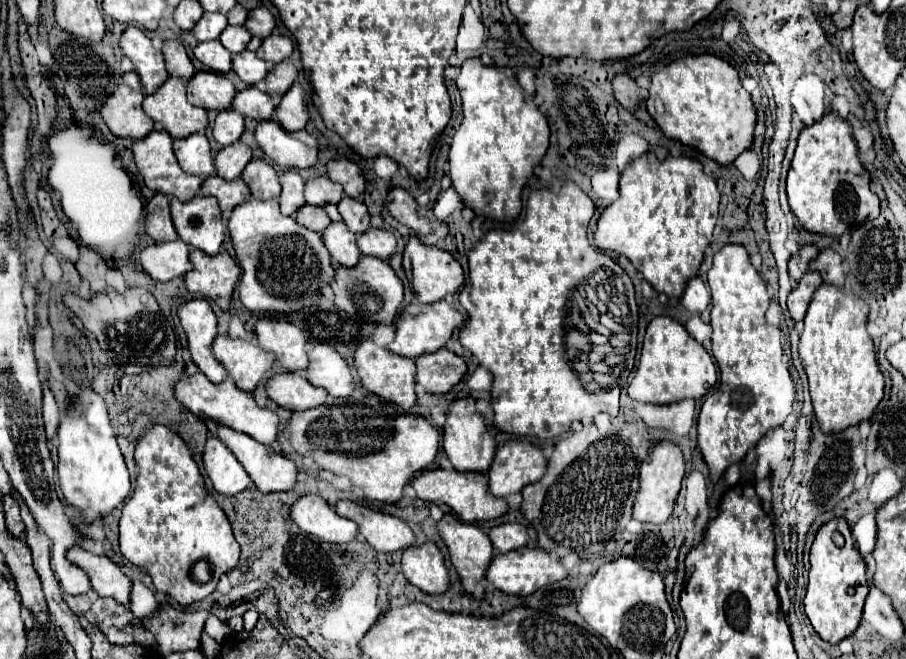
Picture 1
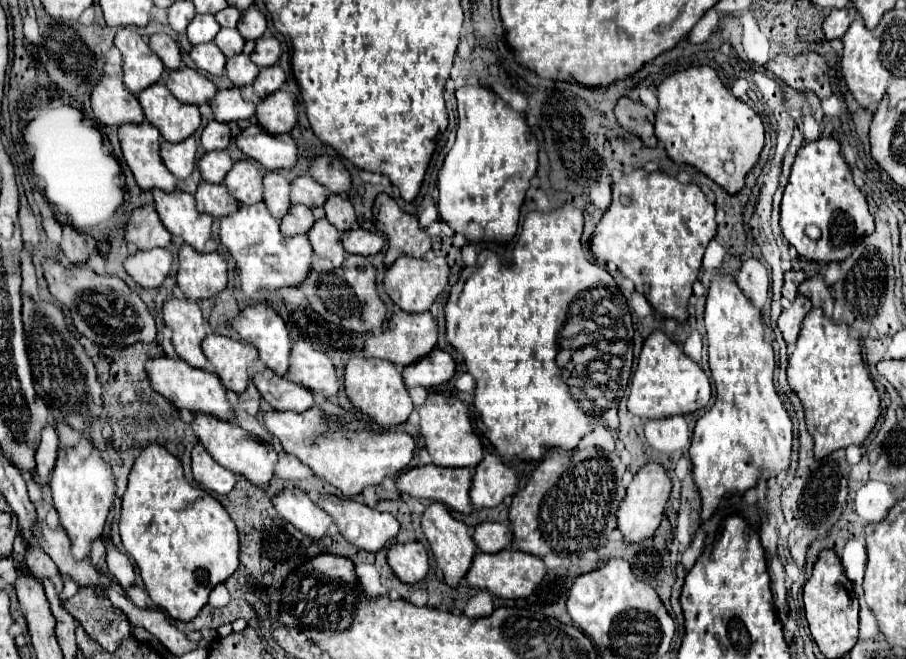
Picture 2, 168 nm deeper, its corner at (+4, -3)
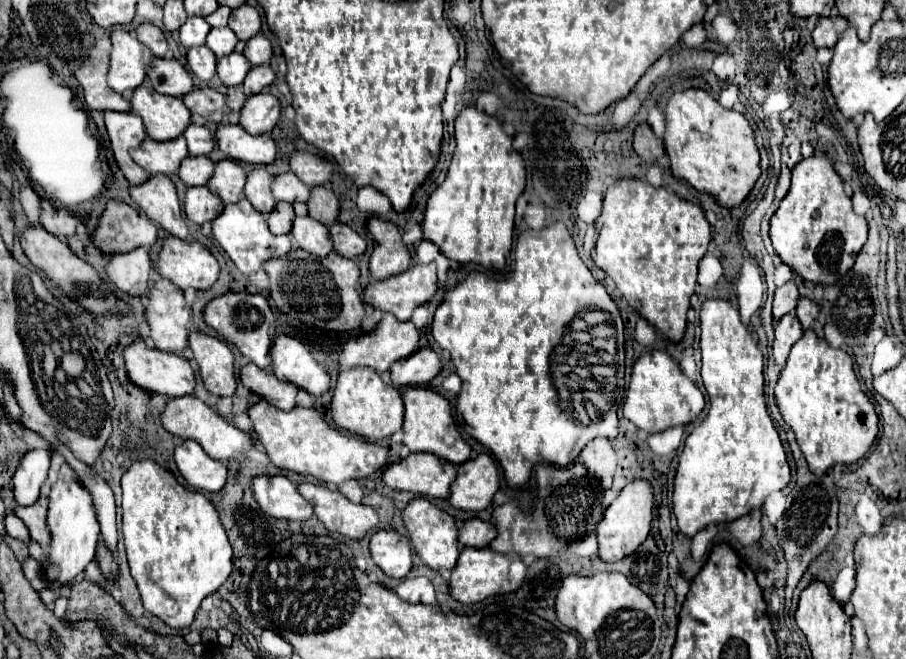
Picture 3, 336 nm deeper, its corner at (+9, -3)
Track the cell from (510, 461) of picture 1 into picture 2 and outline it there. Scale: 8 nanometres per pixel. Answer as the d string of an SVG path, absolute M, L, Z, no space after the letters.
M488 453L482 463L474 469L470 497L476 507L496 507L504 501L504 497L514 495L518 491L518 471L500 461L498 455Z

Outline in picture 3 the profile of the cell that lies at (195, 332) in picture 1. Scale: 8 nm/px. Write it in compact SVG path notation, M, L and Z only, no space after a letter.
M157 279L149 291L145 317L151 329L151 339L161 351L183 351L187 347L187 321L191 309L183 291L169 279Z

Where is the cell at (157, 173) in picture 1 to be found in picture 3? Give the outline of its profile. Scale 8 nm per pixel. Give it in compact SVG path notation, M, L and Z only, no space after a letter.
M105 111L103 117L115 161L123 171L125 179L131 185L143 183L143 179L147 179L147 171L139 167L129 155L129 149L137 147L147 137L141 117L135 113L117 113L117 111Z

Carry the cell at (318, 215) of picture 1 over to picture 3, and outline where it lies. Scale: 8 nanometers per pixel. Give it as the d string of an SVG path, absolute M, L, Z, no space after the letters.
M285 201L277 203L273 207L273 211L269 213L267 217L267 225L269 225L269 231L275 233L275 235L283 235L283 233L289 233L291 231L291 223L295 219L295 213L293 213L293 207Z

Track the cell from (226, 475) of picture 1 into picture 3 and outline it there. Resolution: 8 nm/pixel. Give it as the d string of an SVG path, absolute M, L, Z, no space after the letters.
M183 439L175 447L175 463L185 481L199 491L219 491L227 479L227 467L211 459L193 439Z

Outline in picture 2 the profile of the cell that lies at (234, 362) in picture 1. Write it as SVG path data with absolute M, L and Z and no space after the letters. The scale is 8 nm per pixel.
M208 335L202 341L202 351L226 389L238 395L246 391L250 379L248 369L258 359L258 349L254 345L224 335Z

